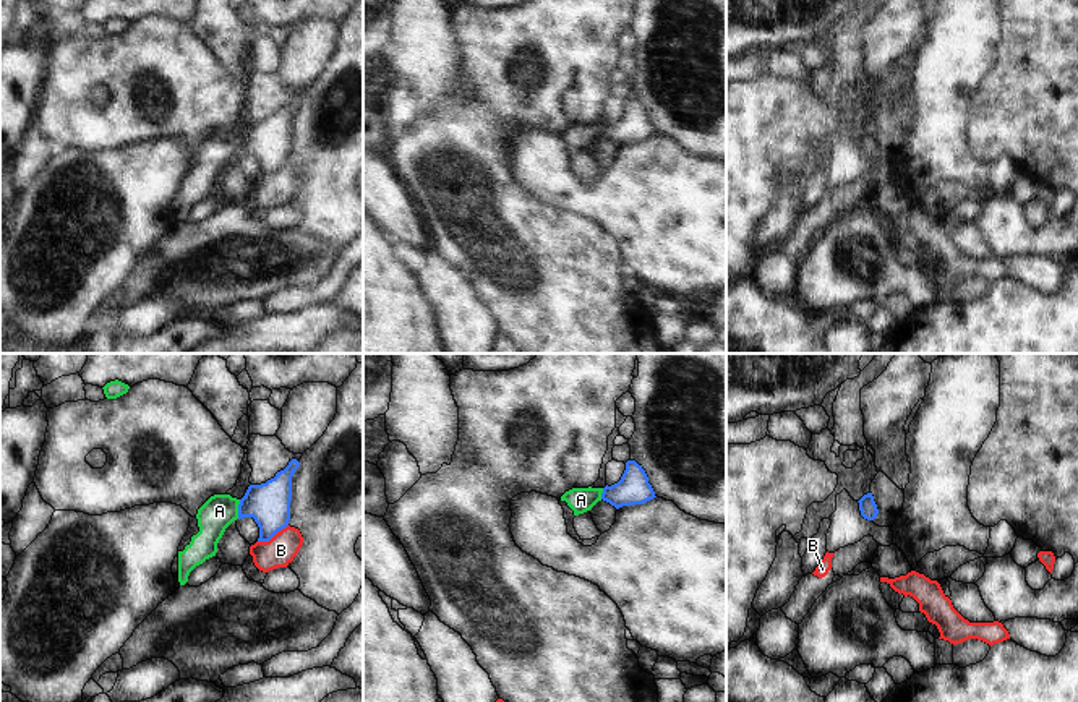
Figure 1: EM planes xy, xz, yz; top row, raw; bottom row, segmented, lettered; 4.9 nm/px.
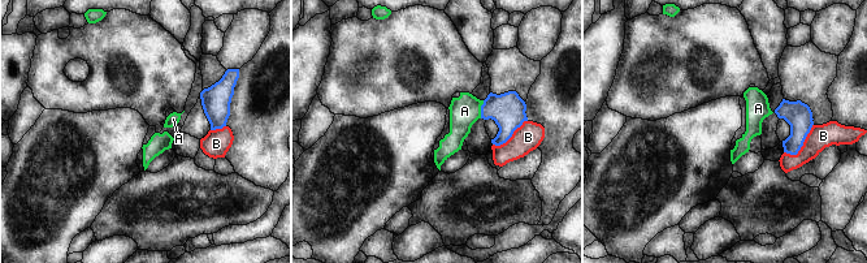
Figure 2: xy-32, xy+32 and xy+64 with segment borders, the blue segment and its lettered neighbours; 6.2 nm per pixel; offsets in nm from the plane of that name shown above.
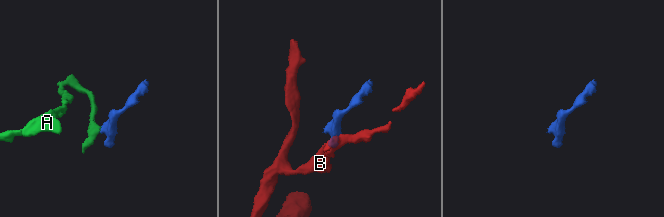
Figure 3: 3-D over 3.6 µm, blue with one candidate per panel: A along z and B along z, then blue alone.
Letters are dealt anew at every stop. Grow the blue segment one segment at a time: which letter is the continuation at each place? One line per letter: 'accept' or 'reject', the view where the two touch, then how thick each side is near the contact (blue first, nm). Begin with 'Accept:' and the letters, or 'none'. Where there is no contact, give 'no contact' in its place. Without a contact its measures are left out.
Accept: A
A: accept | xy | 200/170 nm
B: reject | xy | 200/150 nm

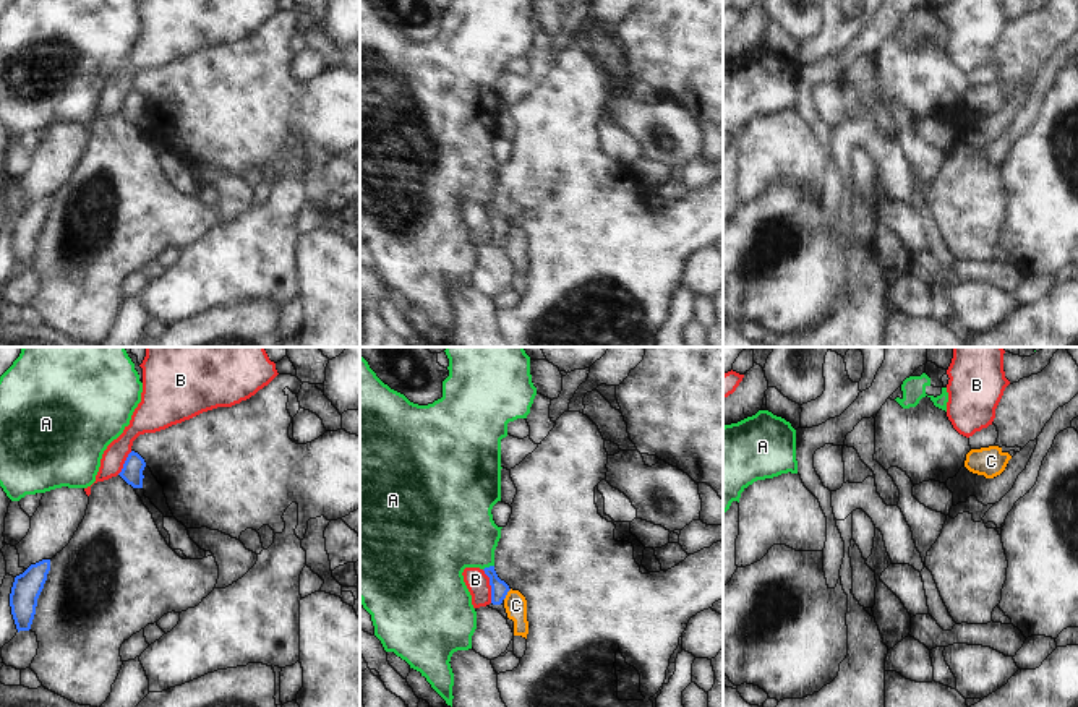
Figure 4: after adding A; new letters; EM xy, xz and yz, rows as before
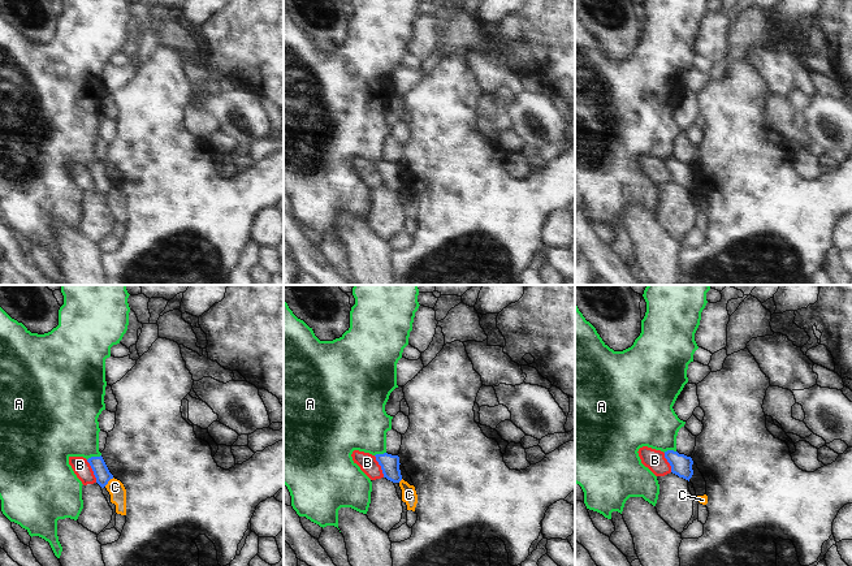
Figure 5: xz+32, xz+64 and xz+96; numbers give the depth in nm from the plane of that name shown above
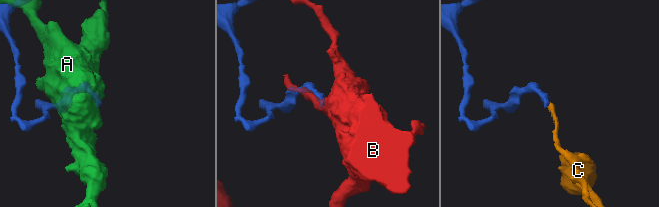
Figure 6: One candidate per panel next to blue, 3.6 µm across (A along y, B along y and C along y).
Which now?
Accept: none
A: reject | xz | 90/380 nm
B: reject | xz | 90/120 nm
C: reject | xz | 90/110 nm

